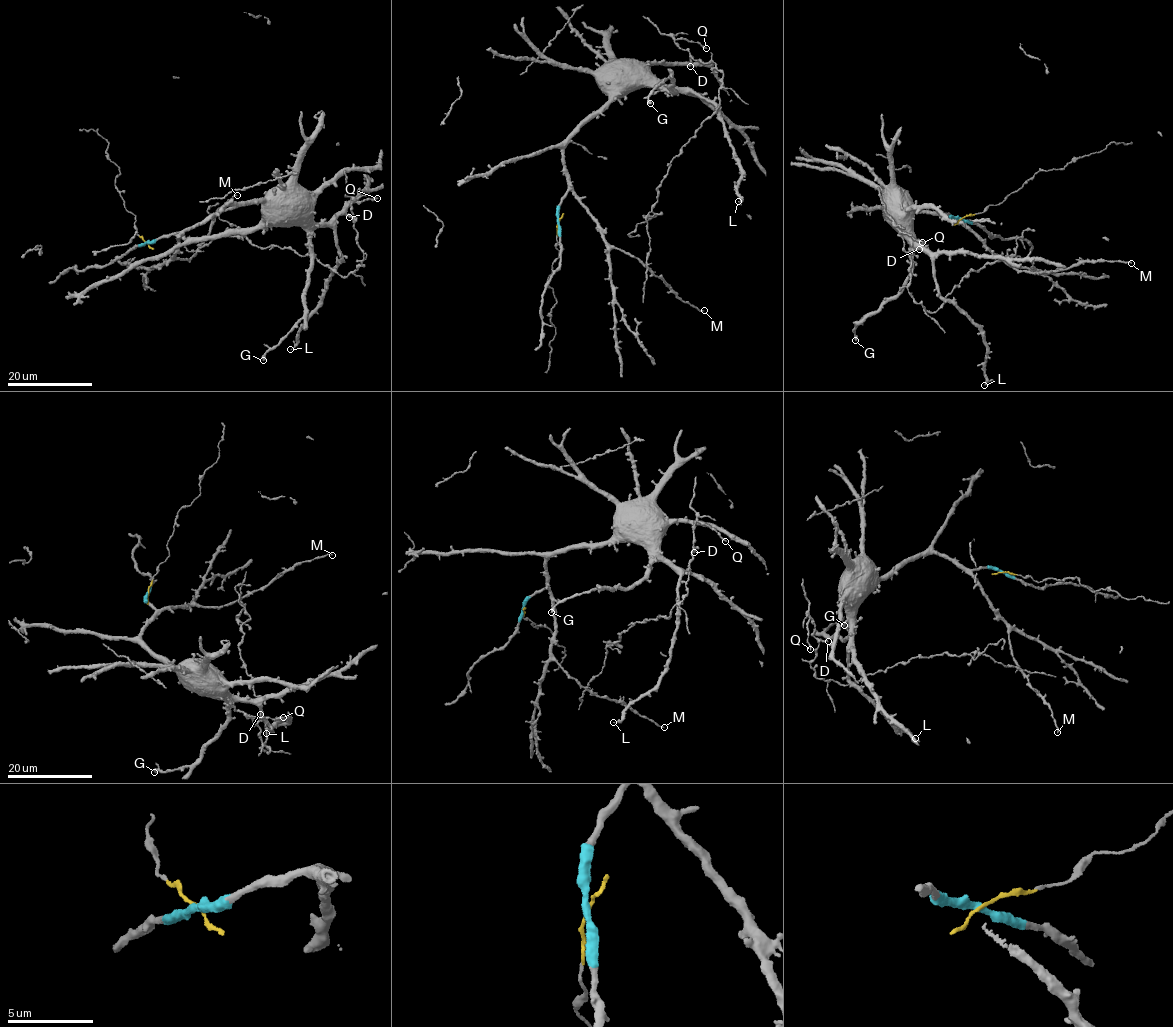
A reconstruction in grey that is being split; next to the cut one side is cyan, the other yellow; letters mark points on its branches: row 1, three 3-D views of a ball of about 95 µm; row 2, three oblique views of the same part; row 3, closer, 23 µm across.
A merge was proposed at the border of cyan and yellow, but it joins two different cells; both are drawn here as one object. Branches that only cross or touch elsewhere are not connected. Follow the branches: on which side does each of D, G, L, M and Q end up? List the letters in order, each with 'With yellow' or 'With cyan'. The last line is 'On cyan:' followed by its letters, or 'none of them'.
D: With cyan
G: With cyan
L: With cyan
M: With cyan
Q: With cyan
On cyan: D, G, L, M, Q

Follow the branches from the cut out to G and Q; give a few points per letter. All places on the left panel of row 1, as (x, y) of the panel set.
G: (146, 242), (174, 233), (207, 239), (260, 224), (296, 222), (306, 231), (310, 280), (302, 317), (263, 361)
Q: (146, 242), (176, 234), (173, 254), (190, 259), (246, 237), (344, 278), (363, 266), (351, 204), (377, 198)

